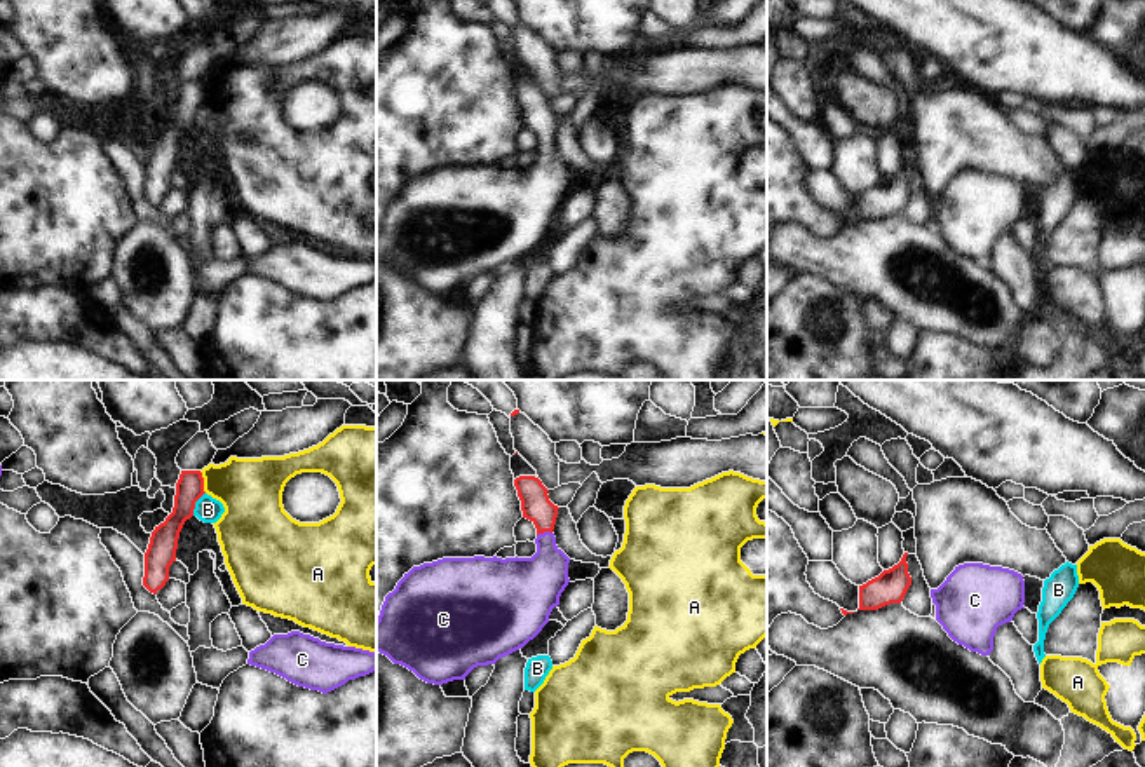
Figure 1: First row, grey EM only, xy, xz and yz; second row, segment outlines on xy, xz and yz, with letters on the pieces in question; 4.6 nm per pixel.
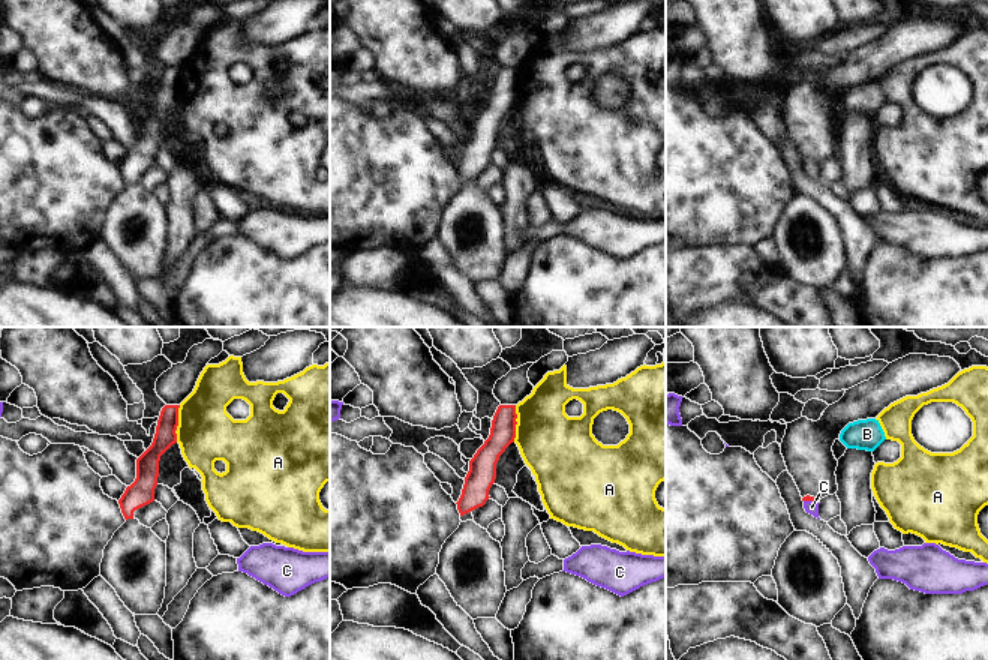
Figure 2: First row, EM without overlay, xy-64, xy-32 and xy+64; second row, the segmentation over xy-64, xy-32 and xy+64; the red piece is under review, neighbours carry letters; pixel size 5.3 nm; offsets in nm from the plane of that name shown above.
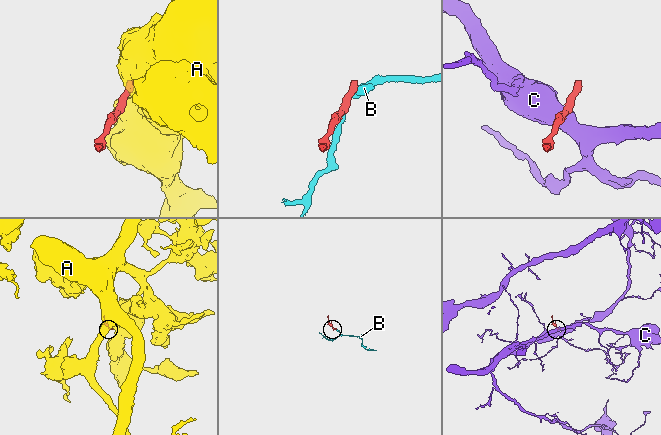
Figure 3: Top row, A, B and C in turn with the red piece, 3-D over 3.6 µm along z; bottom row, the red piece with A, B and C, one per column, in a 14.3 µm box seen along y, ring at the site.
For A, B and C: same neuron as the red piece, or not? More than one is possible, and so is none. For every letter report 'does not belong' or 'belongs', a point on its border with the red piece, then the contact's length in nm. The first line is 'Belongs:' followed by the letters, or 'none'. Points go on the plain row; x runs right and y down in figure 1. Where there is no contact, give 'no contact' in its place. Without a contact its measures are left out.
Belongs: C
A: does not belong | xy (203, 91) | 110 nm
B: does not belong | xy (194, 114) | 130 nm
C: belongs | xz (544, 140) | 70 nm

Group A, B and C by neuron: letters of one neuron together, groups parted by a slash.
A / B / C

